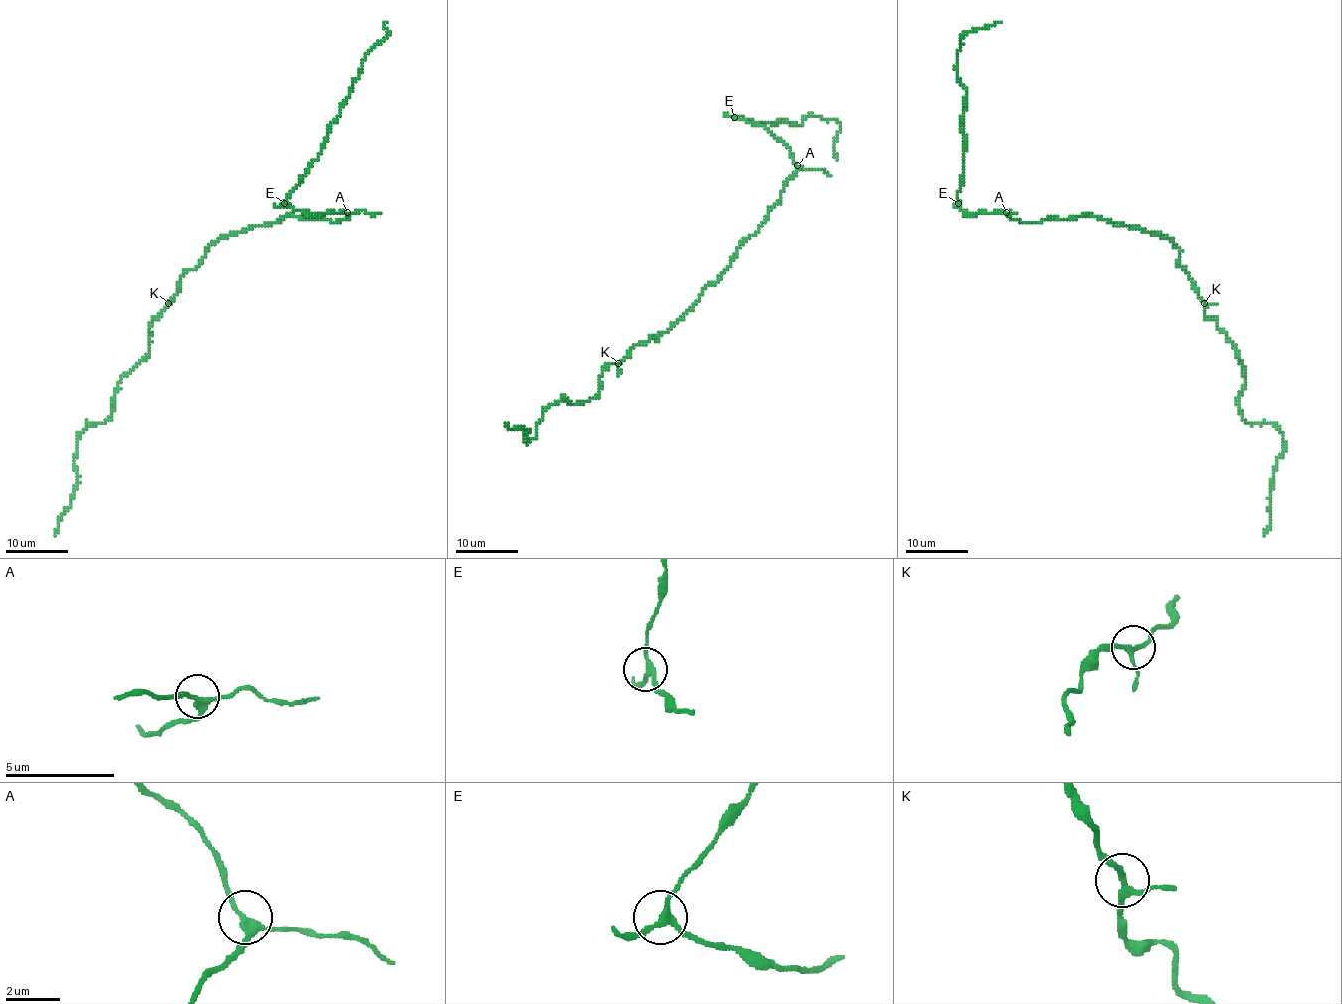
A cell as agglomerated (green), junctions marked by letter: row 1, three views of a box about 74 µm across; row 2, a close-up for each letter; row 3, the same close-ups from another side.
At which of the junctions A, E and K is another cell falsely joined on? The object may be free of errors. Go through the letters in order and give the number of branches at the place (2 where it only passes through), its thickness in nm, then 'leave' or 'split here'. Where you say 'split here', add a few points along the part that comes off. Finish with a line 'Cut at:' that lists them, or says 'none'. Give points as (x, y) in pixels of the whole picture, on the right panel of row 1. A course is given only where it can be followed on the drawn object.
A: 3 branches meet; 240 nm thick; leave
E: 3 branches meet; 190 nm thick; leave
K: 3 branches meet; 200 nm thick; leave
Cut at: none

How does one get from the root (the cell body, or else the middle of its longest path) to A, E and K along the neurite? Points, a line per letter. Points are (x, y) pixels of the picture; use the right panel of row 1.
A: (1124, 225), (1091, 214), (1022, 223), (1006, 212)
E: (1124, 225), (1091, 214), (1022, 223), (1005, 212), (969, 215), (958, 203)
K: (1124, 225), (1166, 236), (1180, 250), (1179, 264), (1193, 280), (1193, 288), (1204, 303)

